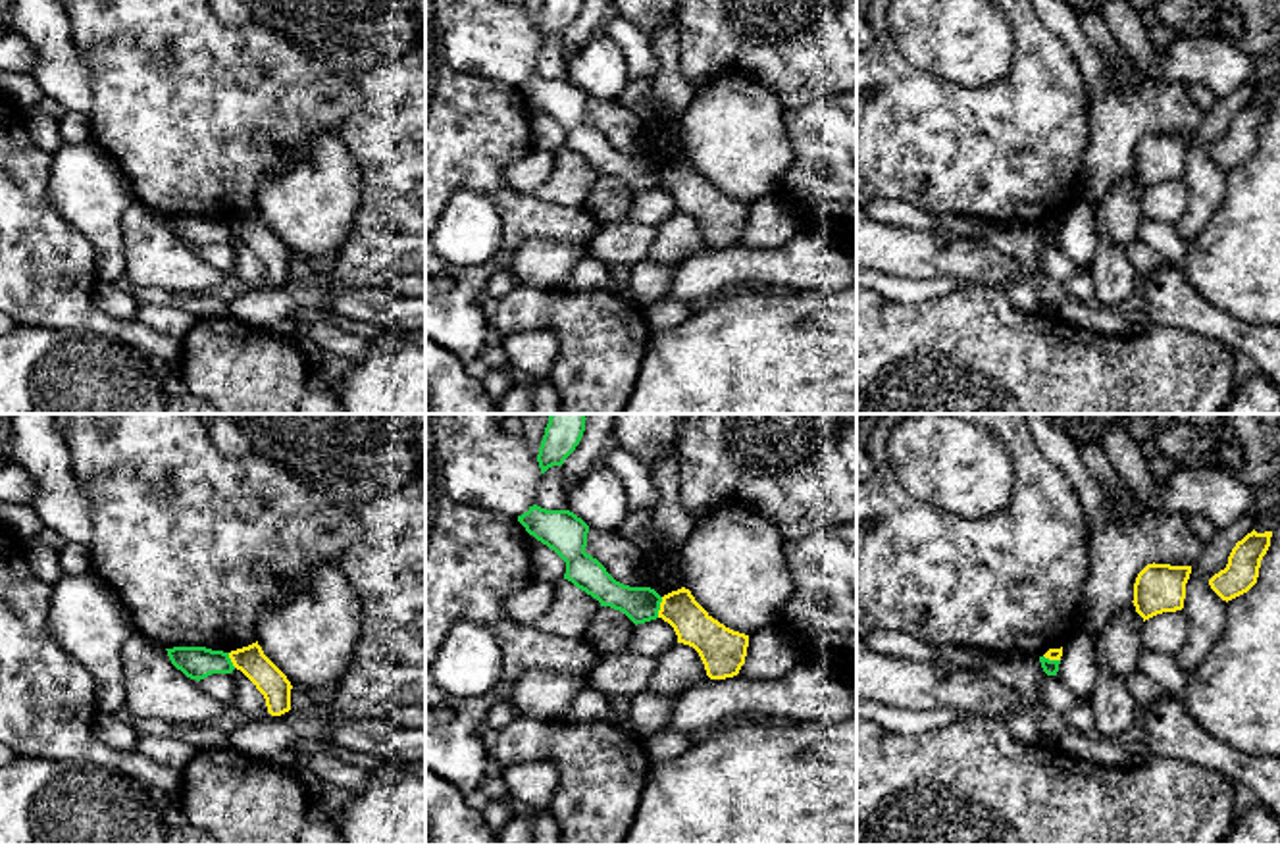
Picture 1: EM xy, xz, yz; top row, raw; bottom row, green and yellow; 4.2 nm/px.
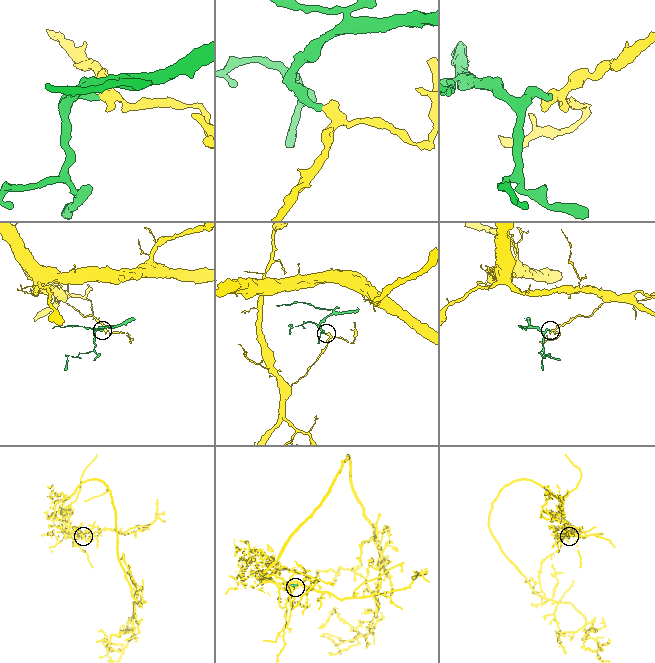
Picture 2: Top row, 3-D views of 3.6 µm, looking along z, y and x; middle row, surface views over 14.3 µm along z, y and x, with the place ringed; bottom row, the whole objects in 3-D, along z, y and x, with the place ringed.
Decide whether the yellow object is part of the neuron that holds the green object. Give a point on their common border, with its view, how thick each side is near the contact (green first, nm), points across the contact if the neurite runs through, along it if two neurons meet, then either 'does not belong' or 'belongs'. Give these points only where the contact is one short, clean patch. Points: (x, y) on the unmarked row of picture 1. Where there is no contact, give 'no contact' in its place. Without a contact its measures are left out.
meets green in xz at (659, 176); 150 nm thick on the green side, 160 nm on the other; border along xz (663, 166), (657, 185); does not belong

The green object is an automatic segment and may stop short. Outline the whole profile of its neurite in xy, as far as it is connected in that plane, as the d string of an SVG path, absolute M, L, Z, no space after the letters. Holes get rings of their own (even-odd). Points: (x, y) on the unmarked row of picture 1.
M206 216L166 218L171 233L191 248L204 248L212 243L231 243L235 239L229 221Z

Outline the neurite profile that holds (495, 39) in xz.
M431 0L447 60L460 73L518 87L535 73L537 25L522 4L506 0Z

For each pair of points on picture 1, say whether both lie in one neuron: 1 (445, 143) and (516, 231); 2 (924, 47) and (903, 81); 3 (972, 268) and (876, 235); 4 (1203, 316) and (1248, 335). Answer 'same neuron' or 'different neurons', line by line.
1: same neuron
2: different neurons
3: same neuron
4: same neuron

